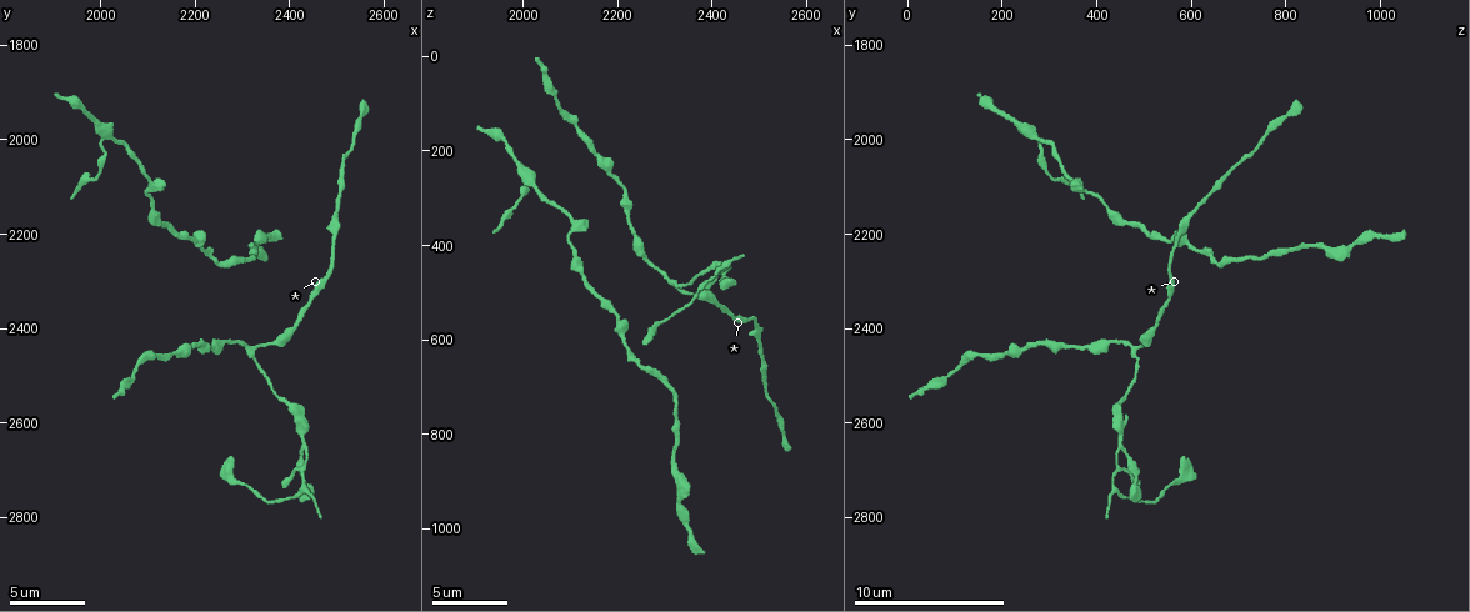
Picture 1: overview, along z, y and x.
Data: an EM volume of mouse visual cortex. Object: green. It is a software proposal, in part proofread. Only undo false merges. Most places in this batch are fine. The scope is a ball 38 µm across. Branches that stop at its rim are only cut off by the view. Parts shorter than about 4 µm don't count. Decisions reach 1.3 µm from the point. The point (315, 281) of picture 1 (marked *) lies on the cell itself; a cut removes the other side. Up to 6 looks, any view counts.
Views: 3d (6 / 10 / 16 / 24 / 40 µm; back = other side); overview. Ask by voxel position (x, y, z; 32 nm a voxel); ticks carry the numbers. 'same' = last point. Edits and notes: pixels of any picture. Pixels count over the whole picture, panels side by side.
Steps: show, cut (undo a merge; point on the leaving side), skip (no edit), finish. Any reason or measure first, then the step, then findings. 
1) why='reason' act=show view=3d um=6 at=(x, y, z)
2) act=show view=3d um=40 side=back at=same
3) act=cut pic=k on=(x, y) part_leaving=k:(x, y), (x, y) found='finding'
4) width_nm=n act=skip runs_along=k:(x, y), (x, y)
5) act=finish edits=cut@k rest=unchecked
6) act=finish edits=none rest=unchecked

why='side arm on a straight run' act=show view=3d um=10 at=(2105, 2105, 370)

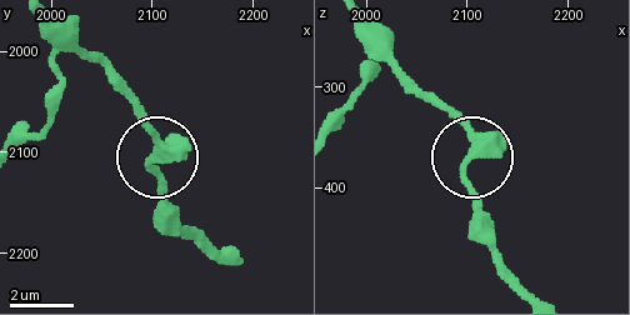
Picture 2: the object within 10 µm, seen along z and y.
why='zoom in' act=show view=3d um=6 at=(2102, 2104, 372)

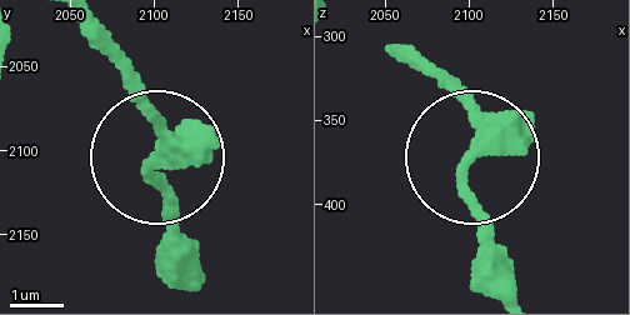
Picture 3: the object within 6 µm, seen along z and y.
act=skip found='one cell here'

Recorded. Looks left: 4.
why='branch point' act=show view=3d um=16 at=(2000, 2005, 275)

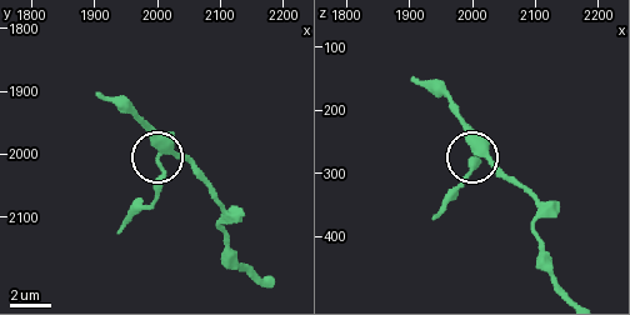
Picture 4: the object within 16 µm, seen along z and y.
width_nm=280 act=skip found='continuous, no second cell'

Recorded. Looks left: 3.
why='three-way junction' act=show view=3d um=10 at=(2325, 2455, 480)

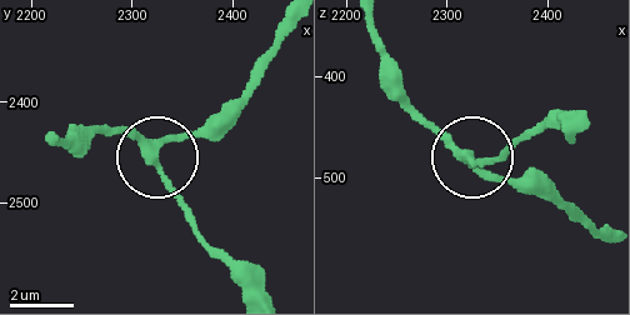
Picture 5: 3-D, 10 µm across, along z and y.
width_nm=230 act=skip runs_along=5:(286, 25), (209, 121), (163, 146), (165, 186), (190, 216) found='one cell here'

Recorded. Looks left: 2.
act=finish edits=none rest=unchecked

